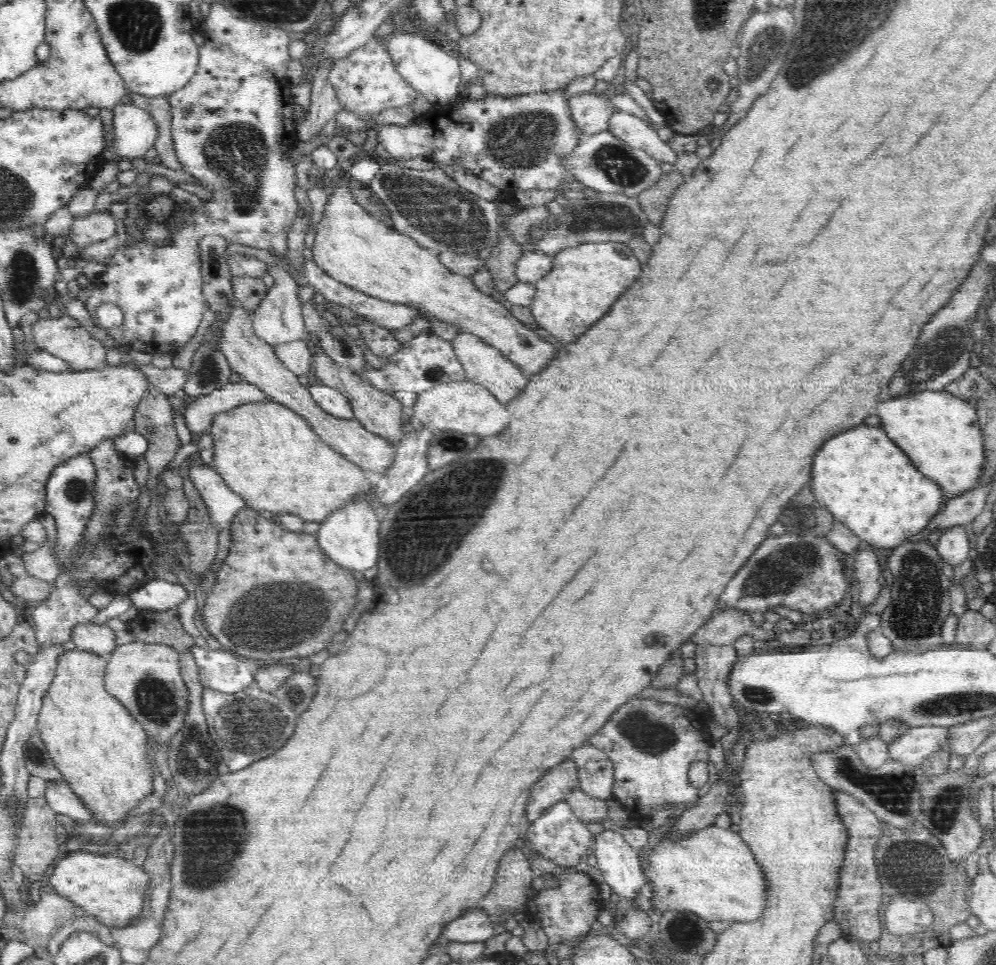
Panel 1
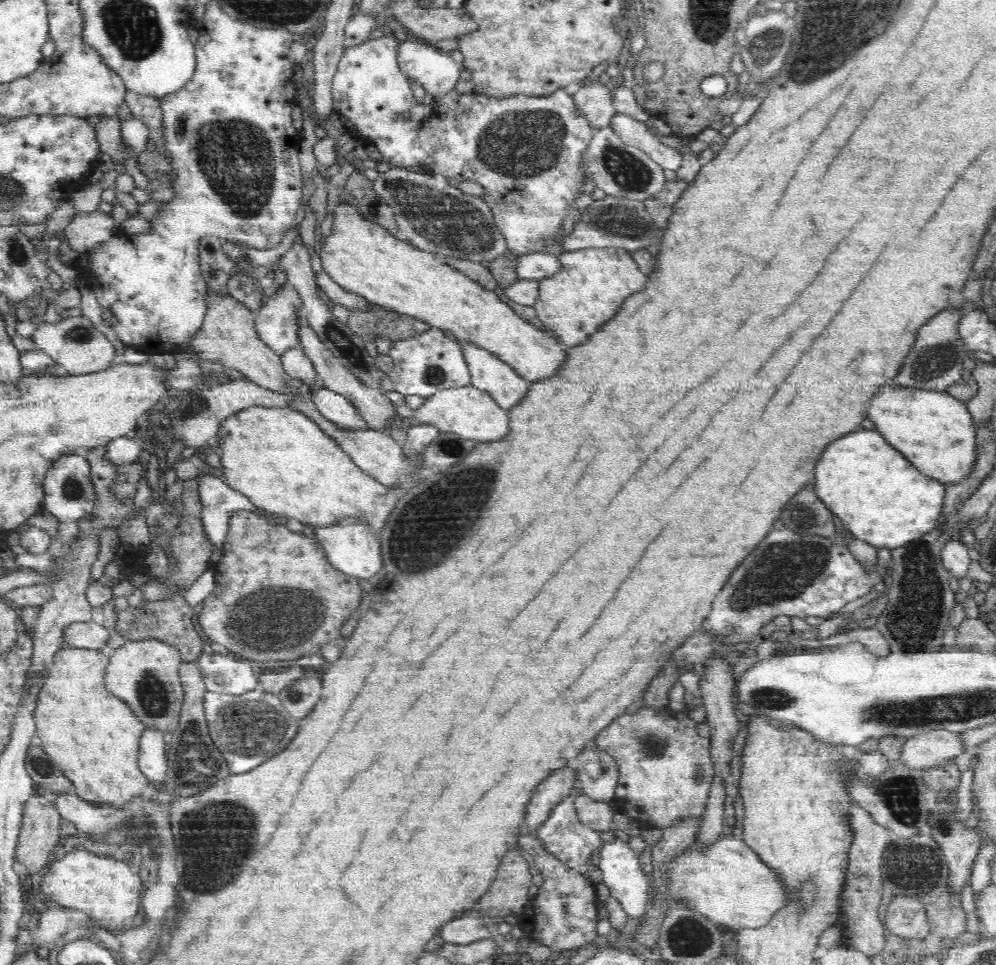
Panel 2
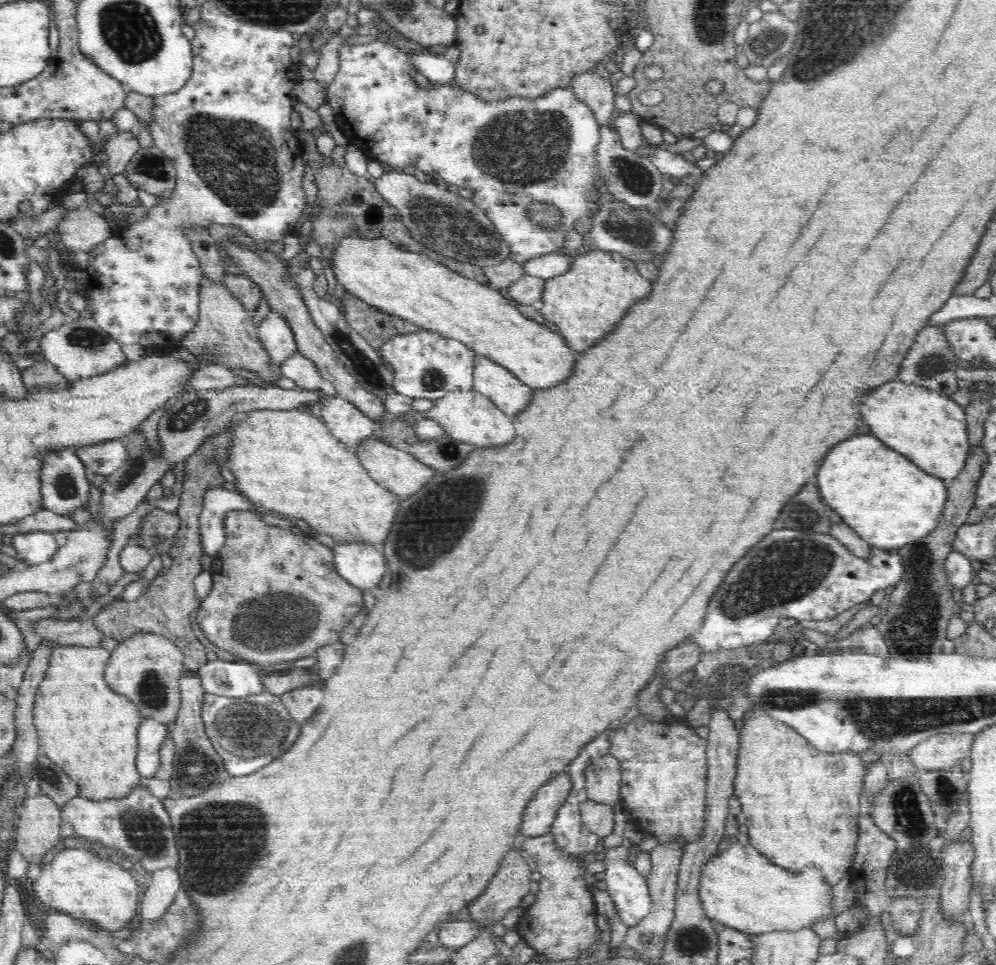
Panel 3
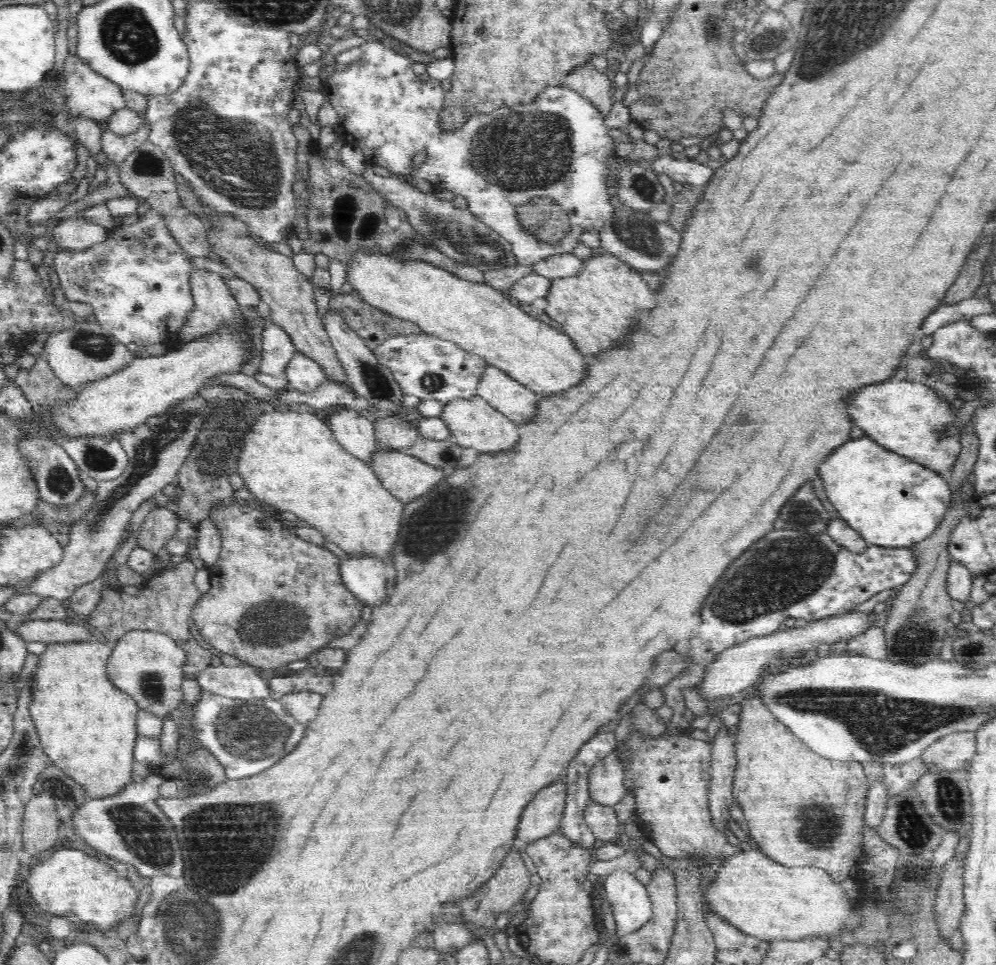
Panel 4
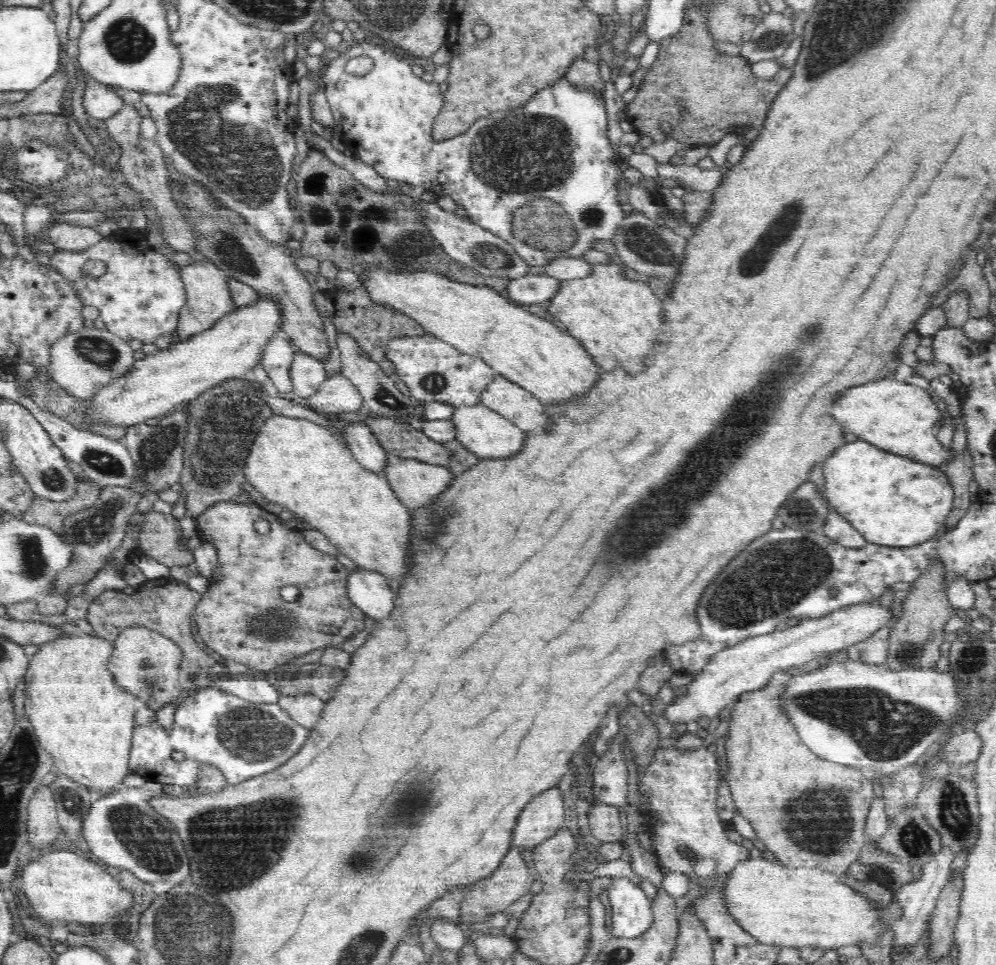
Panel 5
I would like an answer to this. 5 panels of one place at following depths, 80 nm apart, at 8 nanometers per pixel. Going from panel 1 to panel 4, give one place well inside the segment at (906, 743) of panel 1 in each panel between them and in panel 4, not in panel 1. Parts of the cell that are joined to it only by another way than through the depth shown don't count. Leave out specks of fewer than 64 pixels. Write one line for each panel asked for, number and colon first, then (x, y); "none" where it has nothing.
2: (929, 749)
3: (943, 751)
4: (951, 752)

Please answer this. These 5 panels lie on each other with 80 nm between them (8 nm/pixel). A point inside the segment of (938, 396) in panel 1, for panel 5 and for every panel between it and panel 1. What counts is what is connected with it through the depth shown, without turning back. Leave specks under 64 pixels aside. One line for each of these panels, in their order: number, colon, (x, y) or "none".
2: (935, 432)
3: (930, 429)
4: (910, 419)
5: (902, 419)

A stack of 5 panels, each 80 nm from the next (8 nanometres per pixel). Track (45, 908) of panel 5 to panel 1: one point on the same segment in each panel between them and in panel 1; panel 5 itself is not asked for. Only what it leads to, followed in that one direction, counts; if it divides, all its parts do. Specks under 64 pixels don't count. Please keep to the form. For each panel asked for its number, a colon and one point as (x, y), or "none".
1: (107, 887)
2: (110, 892)
3: (78, 883)
4: (70, 884)

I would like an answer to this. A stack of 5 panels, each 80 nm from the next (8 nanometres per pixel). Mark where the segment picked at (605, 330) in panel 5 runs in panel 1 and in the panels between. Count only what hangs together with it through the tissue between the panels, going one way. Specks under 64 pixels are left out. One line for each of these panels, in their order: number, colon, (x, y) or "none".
1: (583, 281)
2: (590, 283)
3: (589, 298)
4: (596, 306)

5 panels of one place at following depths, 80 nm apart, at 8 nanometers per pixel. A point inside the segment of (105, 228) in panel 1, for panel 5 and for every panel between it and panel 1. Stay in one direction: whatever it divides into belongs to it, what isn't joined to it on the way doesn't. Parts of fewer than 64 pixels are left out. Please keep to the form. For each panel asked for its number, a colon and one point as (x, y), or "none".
2: (86, 230)
3: (81, 230)
4: (74, 233)
5: (65, 236)

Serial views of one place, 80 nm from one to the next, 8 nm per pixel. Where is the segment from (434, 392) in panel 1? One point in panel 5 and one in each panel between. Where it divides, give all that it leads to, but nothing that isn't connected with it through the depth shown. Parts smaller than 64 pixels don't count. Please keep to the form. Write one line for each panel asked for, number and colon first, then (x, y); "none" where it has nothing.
2: (468, 412)
3: (471, 417)
4: (474, 423)
5: (486, 433)

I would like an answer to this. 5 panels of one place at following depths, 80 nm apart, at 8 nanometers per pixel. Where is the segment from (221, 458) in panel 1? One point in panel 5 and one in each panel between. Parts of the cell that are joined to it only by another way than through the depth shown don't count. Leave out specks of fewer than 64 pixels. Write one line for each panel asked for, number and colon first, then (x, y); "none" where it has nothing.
2: (278, 458)
3: (287, 461)
4: (290, 460)
5: (294, 462)

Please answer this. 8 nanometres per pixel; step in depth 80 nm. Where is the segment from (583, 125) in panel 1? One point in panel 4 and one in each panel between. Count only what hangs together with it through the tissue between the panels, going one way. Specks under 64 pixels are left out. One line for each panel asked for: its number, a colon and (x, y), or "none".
2: (594, 100)
3: (597, 92)
4: (594, 86)

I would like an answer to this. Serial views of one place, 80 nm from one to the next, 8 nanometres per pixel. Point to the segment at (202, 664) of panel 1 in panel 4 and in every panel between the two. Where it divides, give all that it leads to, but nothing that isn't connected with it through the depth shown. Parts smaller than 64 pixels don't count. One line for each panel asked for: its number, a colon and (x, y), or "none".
2: (231, 674)
3: (233, 679)
4: (243, 682)

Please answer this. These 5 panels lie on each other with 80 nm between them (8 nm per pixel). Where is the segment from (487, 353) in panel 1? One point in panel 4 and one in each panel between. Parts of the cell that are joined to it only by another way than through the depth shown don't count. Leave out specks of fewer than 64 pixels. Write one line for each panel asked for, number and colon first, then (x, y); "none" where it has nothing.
2: (488, 373)
3: (492, 380)
4: (518, 403)

